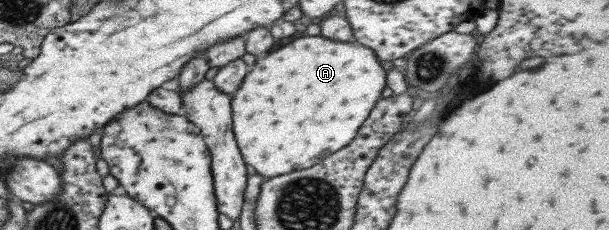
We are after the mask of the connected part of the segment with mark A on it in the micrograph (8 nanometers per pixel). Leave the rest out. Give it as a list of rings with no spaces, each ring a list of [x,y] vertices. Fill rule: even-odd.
[[[305,35],[290,41],[277,51],[261,55],[232,96],[232,129],[237,145],[244,162],[263,177],[309,169],[347,146],[387,85],[387,70],[379,65],[375,51],[357,42],[333,41],[321,35]]]

